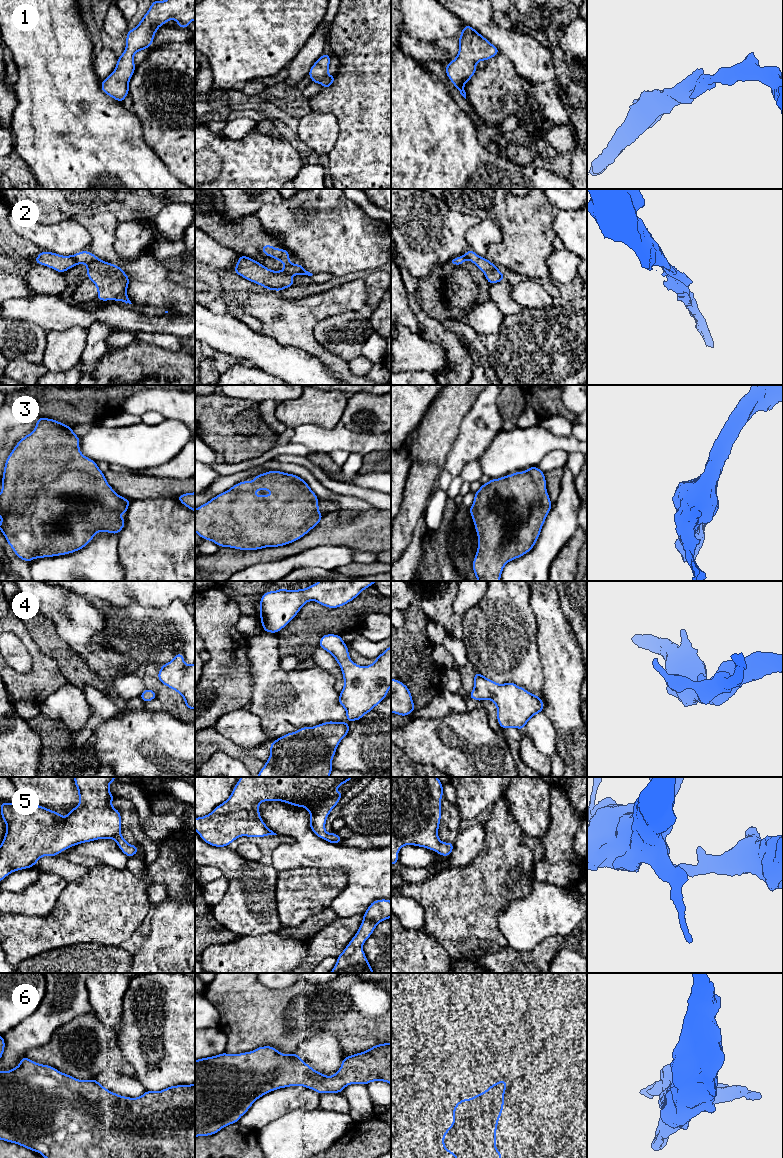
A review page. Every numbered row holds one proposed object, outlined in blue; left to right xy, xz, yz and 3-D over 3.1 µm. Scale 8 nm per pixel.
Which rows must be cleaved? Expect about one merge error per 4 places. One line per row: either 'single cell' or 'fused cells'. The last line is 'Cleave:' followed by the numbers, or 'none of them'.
1: single cell
2: fused cells
3: single cell
4: single cell
5: single cell
6: single cell
Cleave: 2

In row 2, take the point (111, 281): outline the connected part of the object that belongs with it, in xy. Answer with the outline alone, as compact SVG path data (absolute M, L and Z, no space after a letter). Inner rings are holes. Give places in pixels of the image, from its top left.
M103 260L84 263L87 265L87 278L97 287L99 301L121 301L132 304L127 296L129 277L118 266Z

